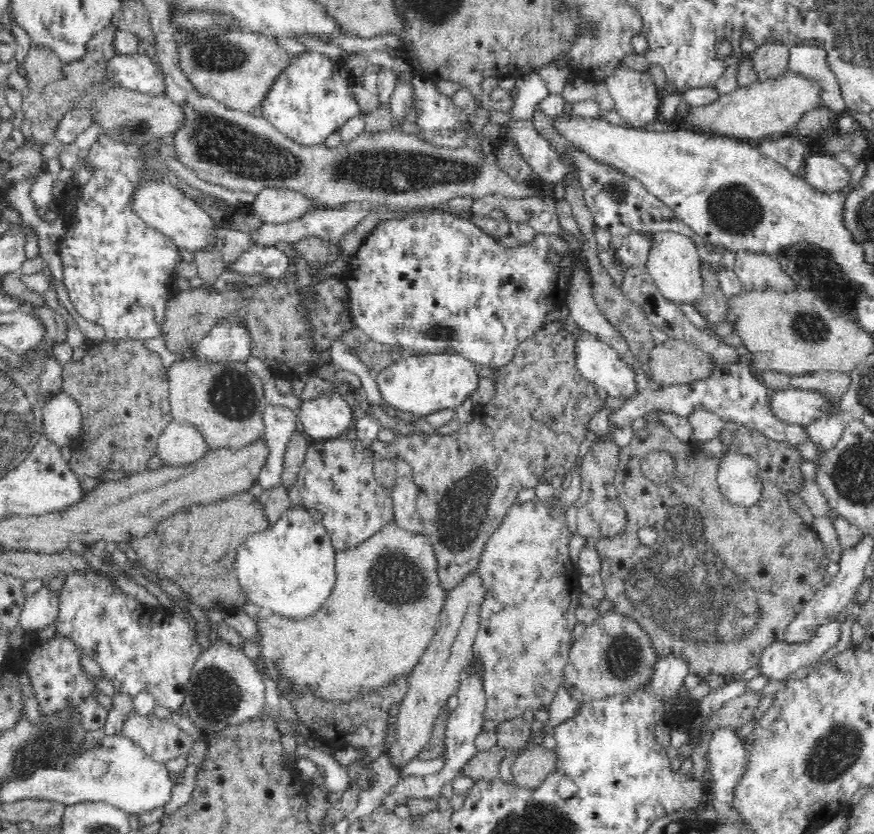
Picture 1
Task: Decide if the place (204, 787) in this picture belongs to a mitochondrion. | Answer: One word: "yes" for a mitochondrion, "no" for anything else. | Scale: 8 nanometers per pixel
no

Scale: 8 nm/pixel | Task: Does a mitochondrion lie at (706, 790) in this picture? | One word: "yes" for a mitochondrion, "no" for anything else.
no

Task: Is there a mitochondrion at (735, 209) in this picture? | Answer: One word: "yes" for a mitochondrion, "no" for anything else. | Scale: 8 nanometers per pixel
yes

